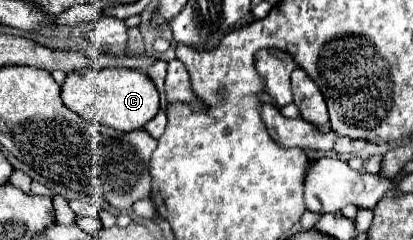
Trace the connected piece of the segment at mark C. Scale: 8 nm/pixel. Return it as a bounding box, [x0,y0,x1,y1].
[61,67,159,131]

